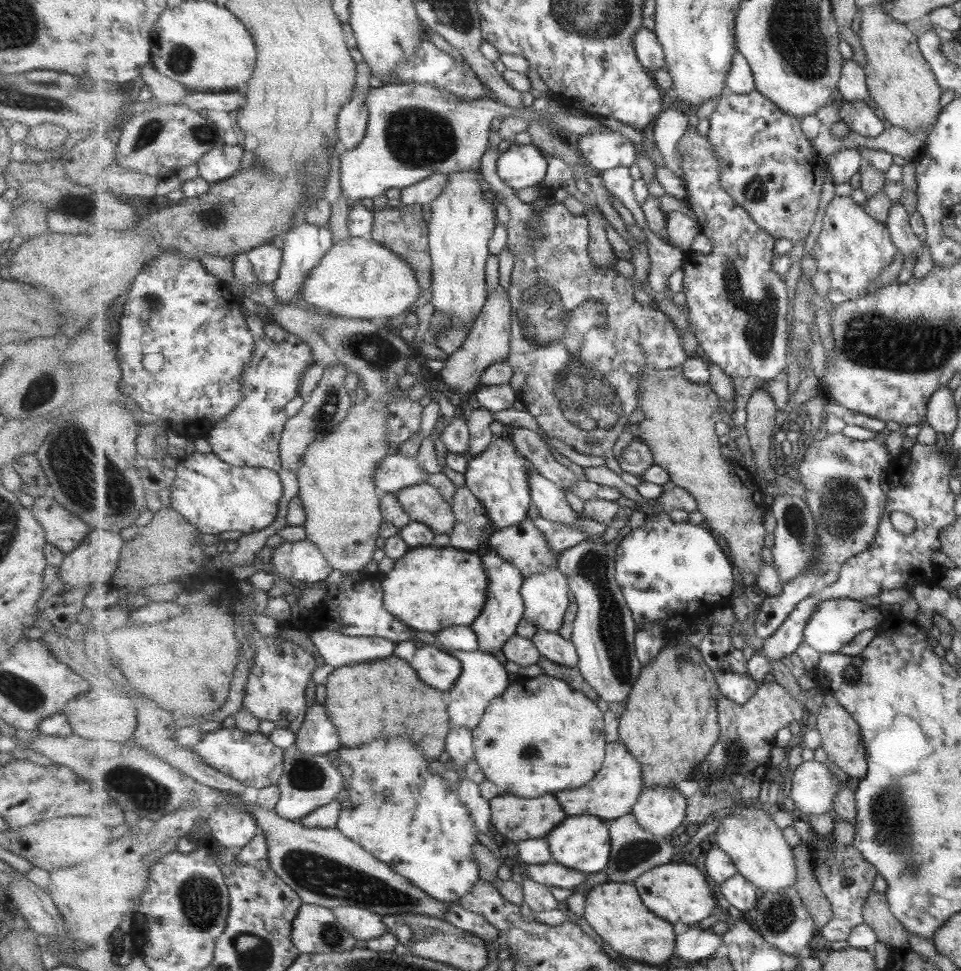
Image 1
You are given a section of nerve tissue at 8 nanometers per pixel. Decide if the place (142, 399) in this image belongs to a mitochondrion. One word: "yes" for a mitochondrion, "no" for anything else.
no

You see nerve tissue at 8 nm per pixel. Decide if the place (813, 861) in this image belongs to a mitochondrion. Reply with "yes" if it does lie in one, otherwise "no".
no

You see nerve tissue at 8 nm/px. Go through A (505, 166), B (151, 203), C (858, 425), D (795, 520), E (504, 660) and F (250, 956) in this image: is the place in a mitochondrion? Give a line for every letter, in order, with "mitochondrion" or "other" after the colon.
A: other
B: other
C: other
D: mitochondrion
E: other
F: mitochondrion

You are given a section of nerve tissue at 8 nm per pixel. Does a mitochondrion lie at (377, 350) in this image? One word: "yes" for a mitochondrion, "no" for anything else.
yes

